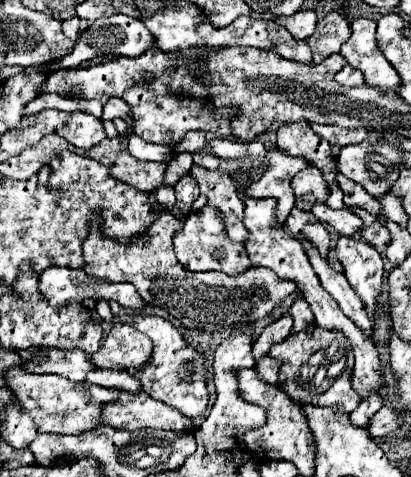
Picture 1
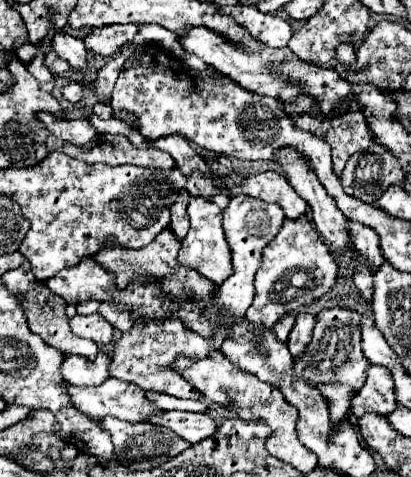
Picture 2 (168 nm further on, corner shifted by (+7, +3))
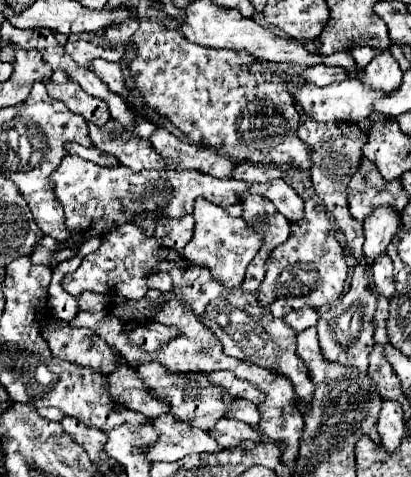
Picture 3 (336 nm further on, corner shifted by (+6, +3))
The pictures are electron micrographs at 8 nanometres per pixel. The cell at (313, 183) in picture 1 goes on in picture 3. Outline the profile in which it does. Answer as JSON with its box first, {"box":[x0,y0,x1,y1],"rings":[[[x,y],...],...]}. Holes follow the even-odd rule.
{"box":[30,155,304,265],"rings":[[[66,155],[60,163],[60,167],[50,175],[50,181],[54,185],[54,195],[62,203],[66,213],[66,229],[70,229],[70,237],[62,243],[52,241],[52,237],[42,237],[38,245],[34,247],[34,253],[30,259],[36,265],[48,265],[50,257],[58,249],[80,249],[90,237],[102,237],[106,231],[134,221],[146,233],[148,237],[154,235],[154,229],[162,221],[178,219],[182,215],[192,213],[194,199],[204,197],[214,205],[228,207],[234,203],[242,203],[250,195],[266,197],[274,203],[274,207],[288,217],[290,223],[296,223],[302,219],[304,201],[300,195],[284,181],[270,181],[266,185],[246,185],[246,181],[238,179],[216,179],[200,171],[170,171],[170,169],[144,169],[142,173],[134,173],[132,169],[126,169],[124,165],[118,167],[102,167],[94,165],[86,159],[80,159],[76,155]]]}

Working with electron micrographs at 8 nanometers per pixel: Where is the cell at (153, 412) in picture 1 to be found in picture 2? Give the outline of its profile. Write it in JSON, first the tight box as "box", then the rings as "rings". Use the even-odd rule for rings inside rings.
{"box":[153,411,217,443],"rings":[[[165,411],[161,417],[153,419],[155,425],[167,427],[177,435],[185,437],[189,443],[199,443],[217,433],[217,423],[203,413],[187,413],[187,411]]]}

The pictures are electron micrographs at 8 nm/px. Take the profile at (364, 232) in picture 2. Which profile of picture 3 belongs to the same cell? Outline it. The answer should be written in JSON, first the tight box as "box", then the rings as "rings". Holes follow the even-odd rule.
{"box":[372,251,394,299],"rings":[[[386,251],[376,257],[372,271],[374,271],[374,283],[378,293],[390,299],[394,295],[394,275],[392,275],[392,261]]]}

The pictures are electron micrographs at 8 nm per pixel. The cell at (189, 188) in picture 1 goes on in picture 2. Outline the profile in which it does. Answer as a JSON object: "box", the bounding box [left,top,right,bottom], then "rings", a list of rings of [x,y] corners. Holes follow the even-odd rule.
{"box":[169,193,189,241],"rings":[[[181,193],[177,197],[177,201],[171,205],[171,223],[169,229],[173,229],[175,237],[181,241],[187,231],[189,231],[189,217],[187,217],[187,203],[189,203],[189,195]]]}

